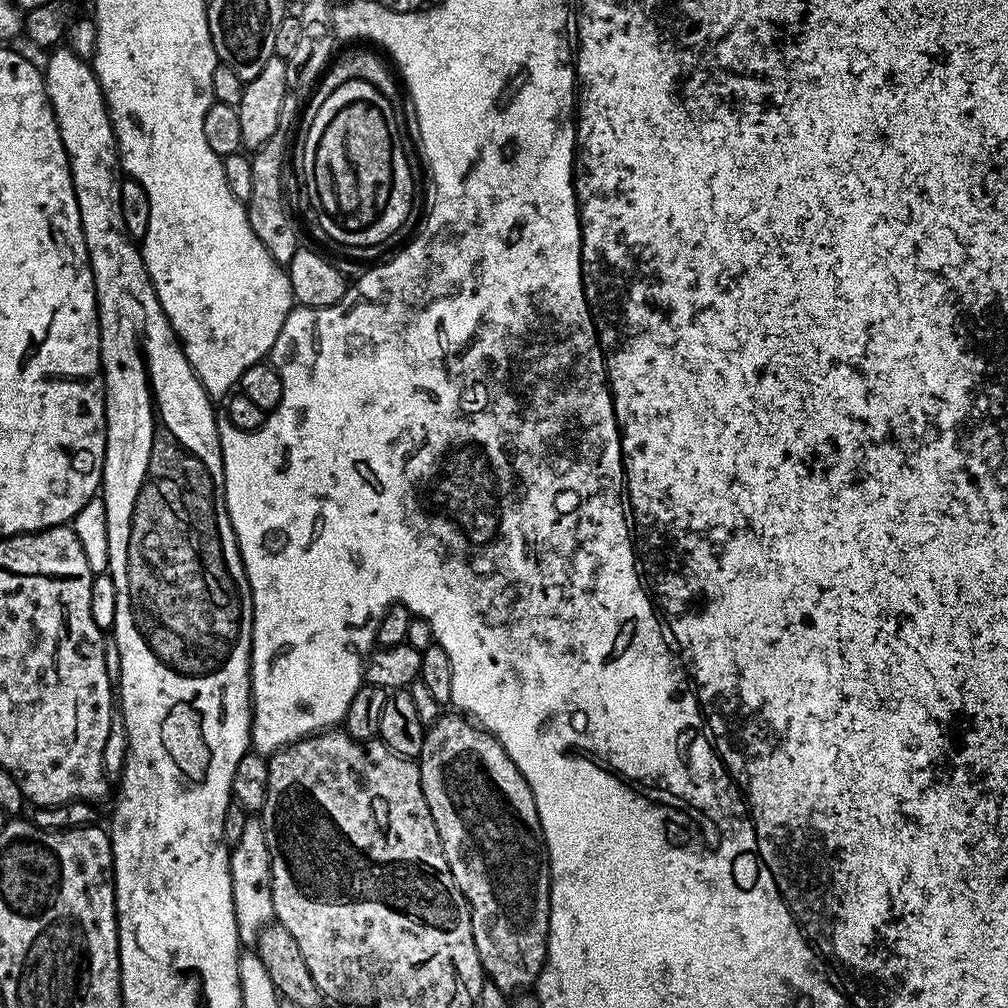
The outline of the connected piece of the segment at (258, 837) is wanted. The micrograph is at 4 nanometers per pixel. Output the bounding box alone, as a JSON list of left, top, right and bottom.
[228,819,274,945]

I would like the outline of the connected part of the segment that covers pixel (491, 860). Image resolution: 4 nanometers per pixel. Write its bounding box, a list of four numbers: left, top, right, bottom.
[418,715,552,994]

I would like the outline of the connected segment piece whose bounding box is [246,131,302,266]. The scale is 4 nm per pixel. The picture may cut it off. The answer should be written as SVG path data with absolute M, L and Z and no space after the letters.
M283 131L276 132L270 142L266 142L251 157L252 169L254 170L254 190L250 190L250 198L246 201L248 209L248 221L254 230L254 234L261 239L262 244L270 255L279 264L288 265L294 258L297 248L301 247L302 240L296 233L296 224L292 221L290 205L284 194L282 186L282 158L286 150L288 136Z

